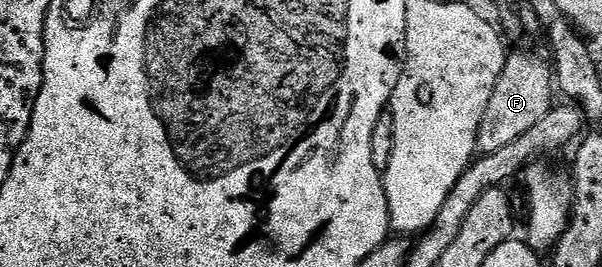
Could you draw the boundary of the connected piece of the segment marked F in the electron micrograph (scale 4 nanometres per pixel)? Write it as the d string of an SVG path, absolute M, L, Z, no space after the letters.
M513 50L507 54L500 81L496 81L488 109L484 109L484 121L480 121L476 148L478 155L497 153L502 146L516 141L516 137L524 137L524 133L528 133L528 129L532 129L532 125L541 121L550 112L550 108L555 106L556 80L552 63L545 54L542 55L537 55L534 51Z

